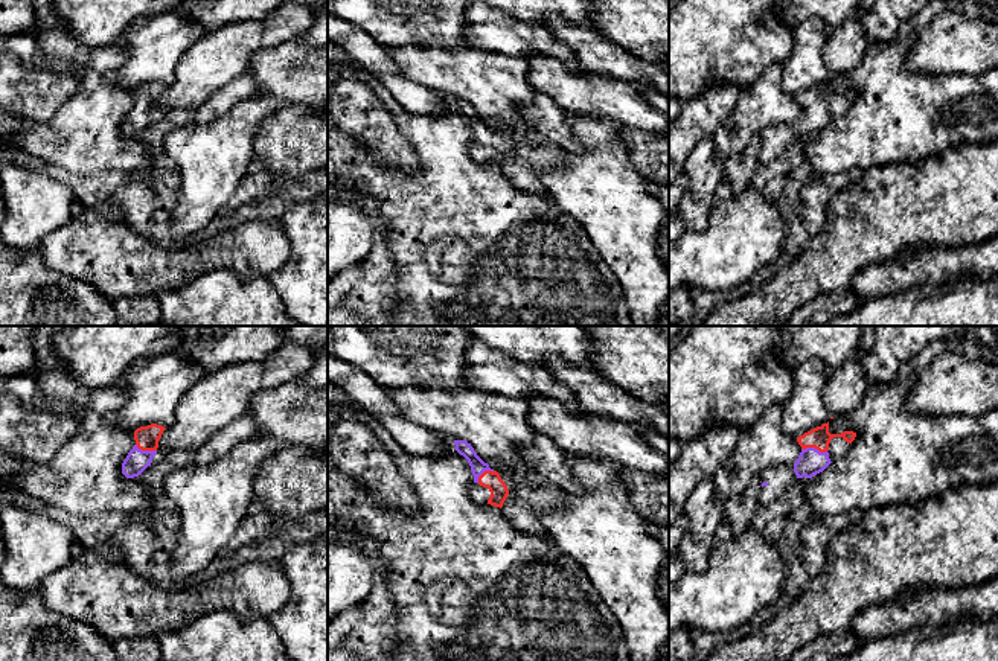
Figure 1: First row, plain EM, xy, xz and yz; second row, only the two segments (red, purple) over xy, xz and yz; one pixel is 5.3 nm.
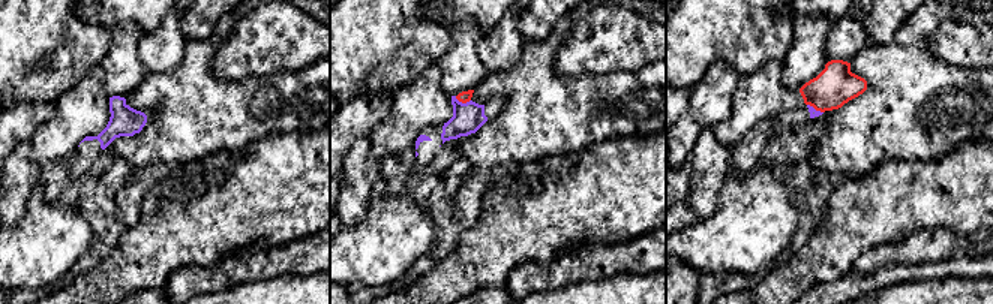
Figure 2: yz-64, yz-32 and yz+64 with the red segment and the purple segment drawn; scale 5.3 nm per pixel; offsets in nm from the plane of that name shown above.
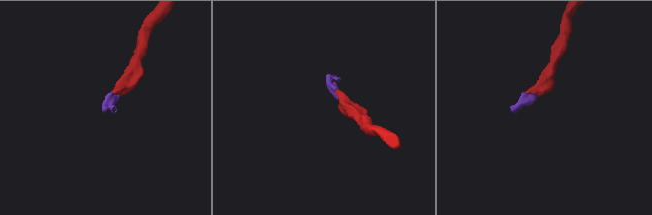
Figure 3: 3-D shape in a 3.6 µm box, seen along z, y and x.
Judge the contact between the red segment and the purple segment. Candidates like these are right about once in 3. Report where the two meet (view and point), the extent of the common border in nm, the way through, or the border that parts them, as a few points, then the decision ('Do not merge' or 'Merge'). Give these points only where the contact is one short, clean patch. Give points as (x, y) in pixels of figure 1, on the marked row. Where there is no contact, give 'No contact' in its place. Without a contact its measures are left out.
Touches red at yz (814, 447). Shared border 140 nm. Path across: yz (818, 437), (814, 447), (814, 459), (811, 462). Merge

